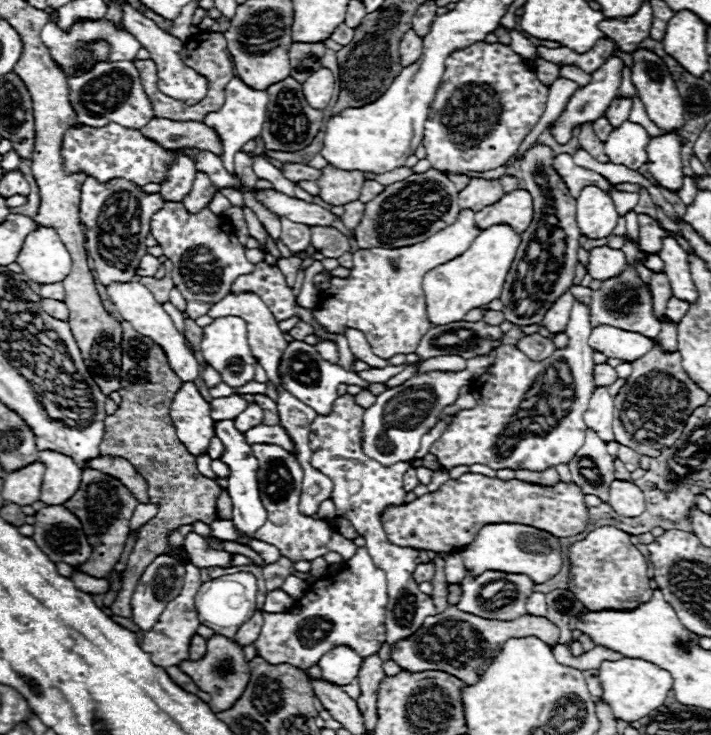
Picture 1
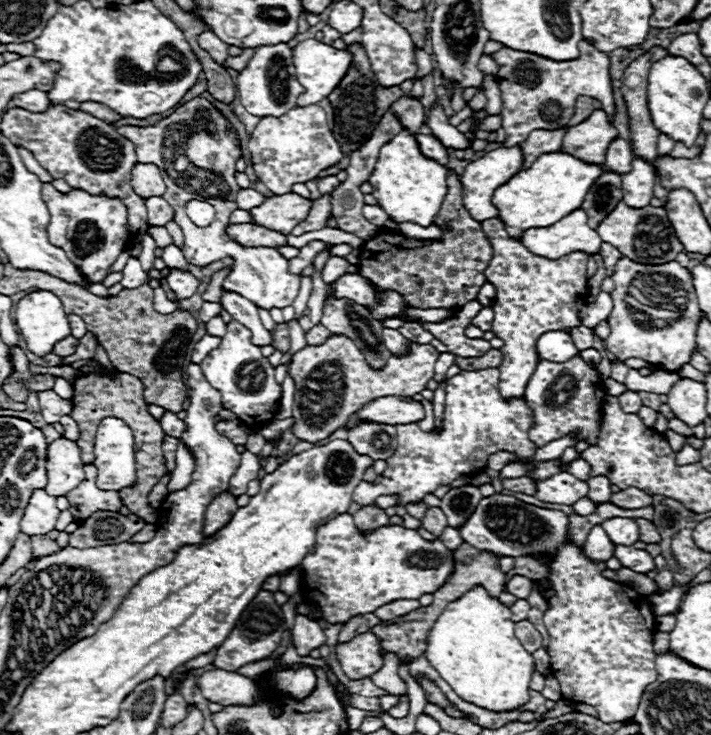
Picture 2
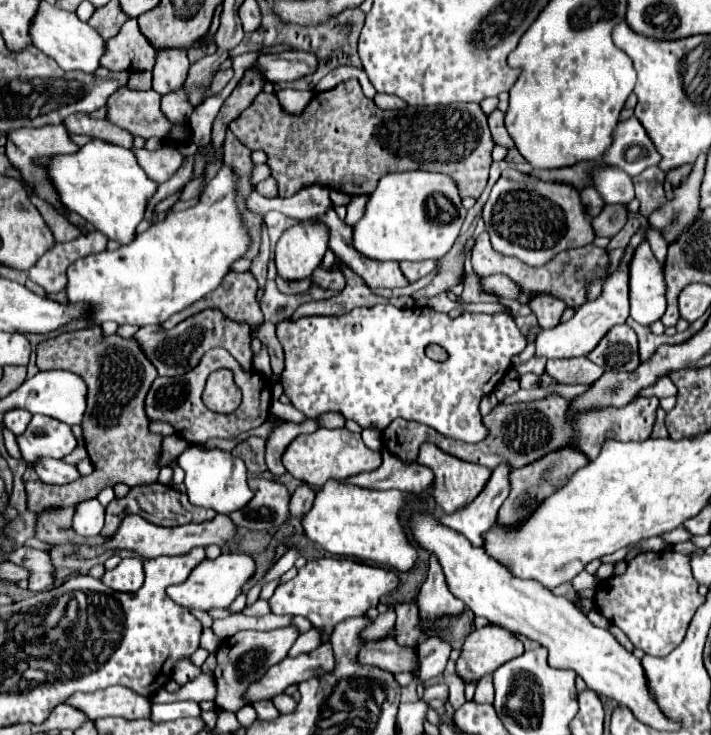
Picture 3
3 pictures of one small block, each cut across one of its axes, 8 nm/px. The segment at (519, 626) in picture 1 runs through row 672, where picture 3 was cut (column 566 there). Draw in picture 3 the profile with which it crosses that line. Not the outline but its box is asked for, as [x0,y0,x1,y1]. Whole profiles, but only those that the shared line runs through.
[498,448,588,524]

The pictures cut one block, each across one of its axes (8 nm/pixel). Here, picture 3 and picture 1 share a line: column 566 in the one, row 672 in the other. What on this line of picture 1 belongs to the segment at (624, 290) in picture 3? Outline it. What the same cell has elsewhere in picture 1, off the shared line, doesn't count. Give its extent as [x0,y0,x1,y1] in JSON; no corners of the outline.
[318,646,362,686]

